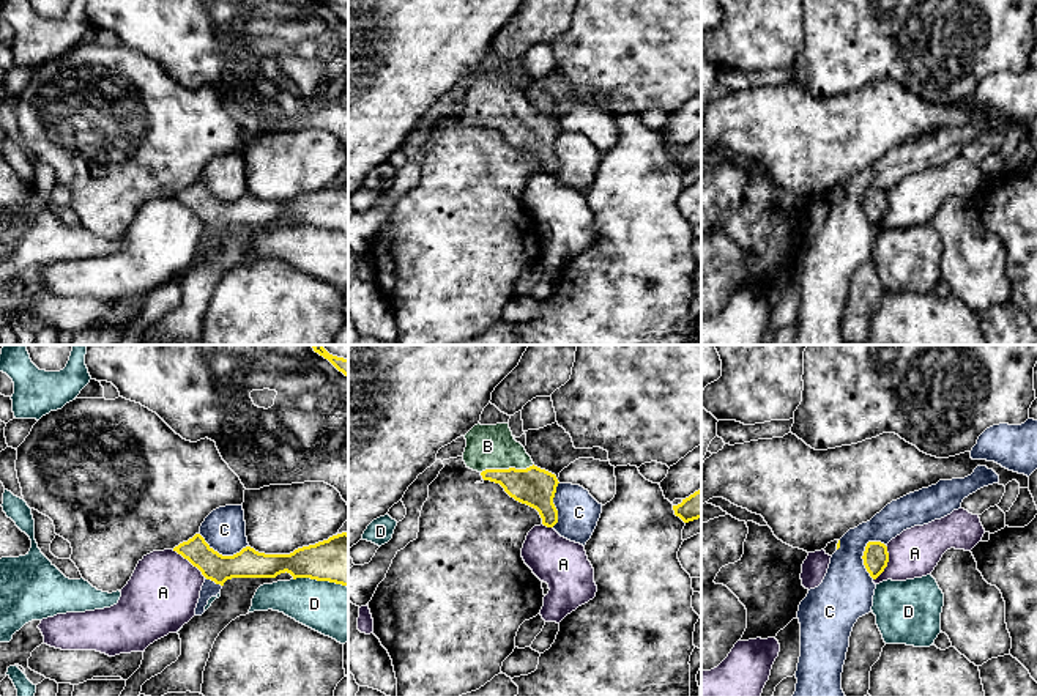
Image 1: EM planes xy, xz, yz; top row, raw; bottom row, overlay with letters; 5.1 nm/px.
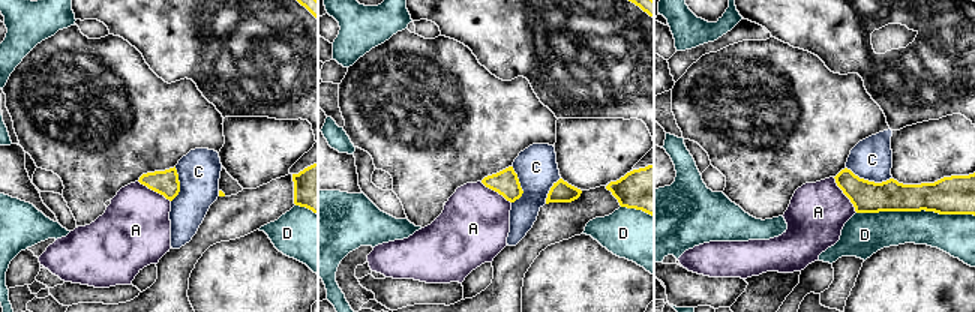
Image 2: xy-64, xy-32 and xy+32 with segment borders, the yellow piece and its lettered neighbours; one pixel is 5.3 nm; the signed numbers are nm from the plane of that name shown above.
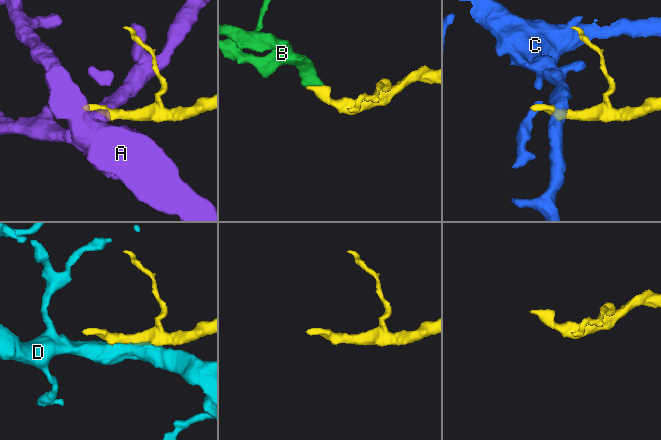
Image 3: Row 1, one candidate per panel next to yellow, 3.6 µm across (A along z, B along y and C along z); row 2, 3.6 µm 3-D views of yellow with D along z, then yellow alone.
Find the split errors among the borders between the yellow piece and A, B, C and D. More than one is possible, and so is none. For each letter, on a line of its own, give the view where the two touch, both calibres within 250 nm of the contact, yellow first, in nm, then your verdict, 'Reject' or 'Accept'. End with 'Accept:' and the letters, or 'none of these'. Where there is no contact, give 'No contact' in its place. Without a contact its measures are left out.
A: Touches yellow in yz. Thickness 130 nm (yellow) against 240 nm. Reject
B: Touches yellow in xz. Thickness 200 nm (yellow) against 220 nm. Accept
C: Touches yellow in yz. Thickness 130 nm (yellow) against 280 nm. Reject
D: Touches yellow in xy. Thickness 260 nm (yellow) against 280 nm. Reject
Accept: B

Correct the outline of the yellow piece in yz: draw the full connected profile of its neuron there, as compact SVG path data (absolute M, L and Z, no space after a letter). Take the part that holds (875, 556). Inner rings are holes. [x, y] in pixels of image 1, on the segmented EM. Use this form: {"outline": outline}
{"outline": "M868 542L862 559L870 576L876 579L889 562L887 546L881 542Z"}

